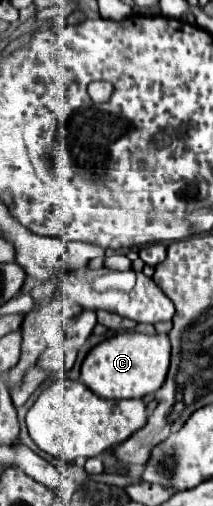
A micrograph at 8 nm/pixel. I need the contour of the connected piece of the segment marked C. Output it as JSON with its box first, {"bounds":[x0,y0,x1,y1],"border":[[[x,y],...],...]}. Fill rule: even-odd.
{"bounds":[81,332,171,398],"border":[[[119,332],[91,348],[81,364],[81,382],[101,398],[143,398],[163,384],[169,368],[169,354],[171,344],[167,334],[151,336],[139,332]]]}

